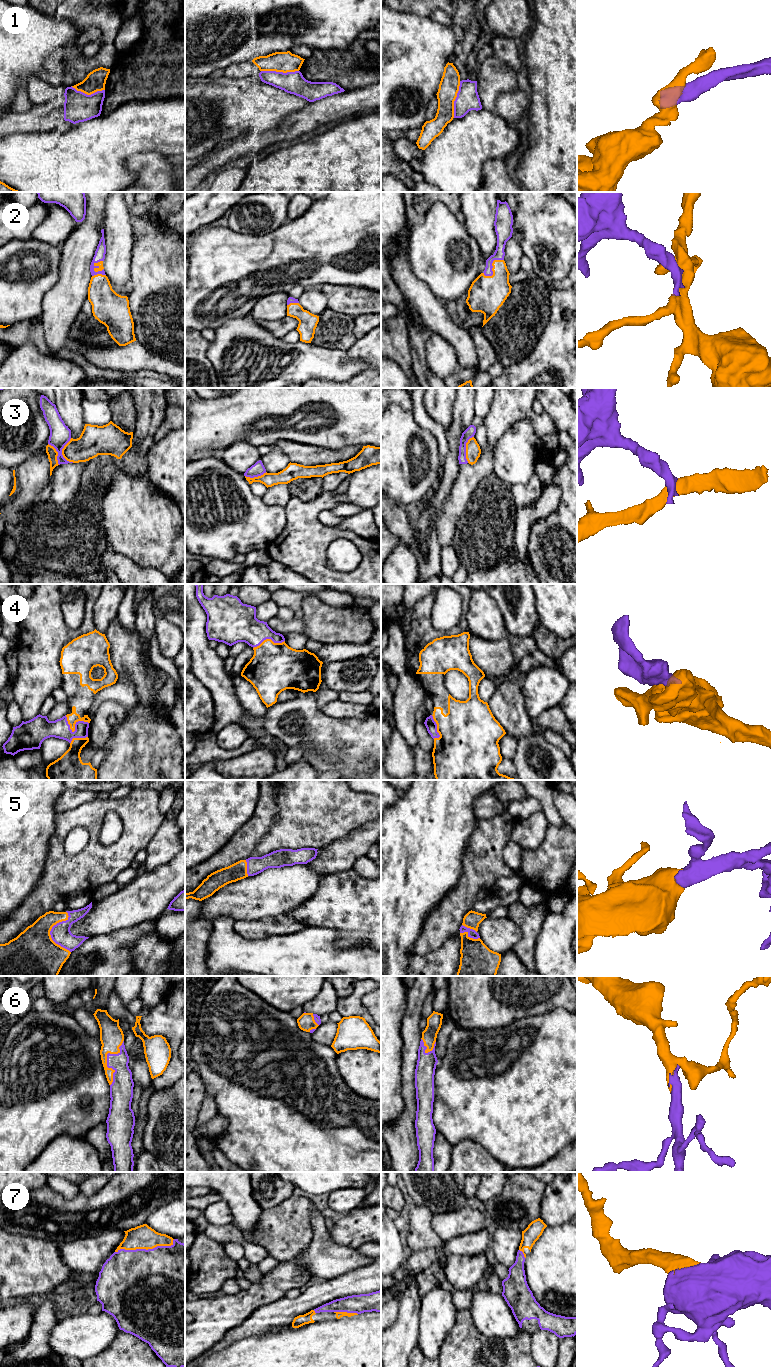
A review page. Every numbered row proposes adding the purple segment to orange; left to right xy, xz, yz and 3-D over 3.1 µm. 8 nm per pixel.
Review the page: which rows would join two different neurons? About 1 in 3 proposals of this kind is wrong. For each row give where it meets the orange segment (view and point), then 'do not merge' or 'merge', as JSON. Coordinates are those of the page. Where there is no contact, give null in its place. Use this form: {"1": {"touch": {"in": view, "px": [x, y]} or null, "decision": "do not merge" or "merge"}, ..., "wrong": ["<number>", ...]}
{"1": {"touch": {"in": "xz", "px": [280, 71]}, "decision": "do not merge"}, "2": {"touch": {"in": "xy", "px": [96, 271]}, "decision": "merge"}, "3": {"touch": {"in": "xy", "px": [62, 450]}, "decision": "do not merge"}, "4": {"touch": {"in": "xy", "px": [74, 729]}, "decision": "merge"}, "5": {"touch": {"in": "xy", "px": [50, 930]}, "decision": "merge"}, "6": {"touch": {"in": "xy", "px": [106, 1059]}, "decision": "merge"}, "7": {"touch": {"in": "xy", "px": [145, 1248]}, "decision": "merge"}, "wrong": ["1", "3"]}

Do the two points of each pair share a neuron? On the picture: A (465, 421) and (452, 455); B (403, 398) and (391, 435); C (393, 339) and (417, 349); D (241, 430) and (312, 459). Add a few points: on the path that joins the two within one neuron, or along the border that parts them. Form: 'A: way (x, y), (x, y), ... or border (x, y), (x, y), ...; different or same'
A: way (457, 429), (453, 434), (453, 447); same
B: border (391, 402), (395, 402), (403, 409), (411, 411); different
C: border (406, 323), (412, 369); different
D: border (298, 442), (279, 440), (274, 446); different

